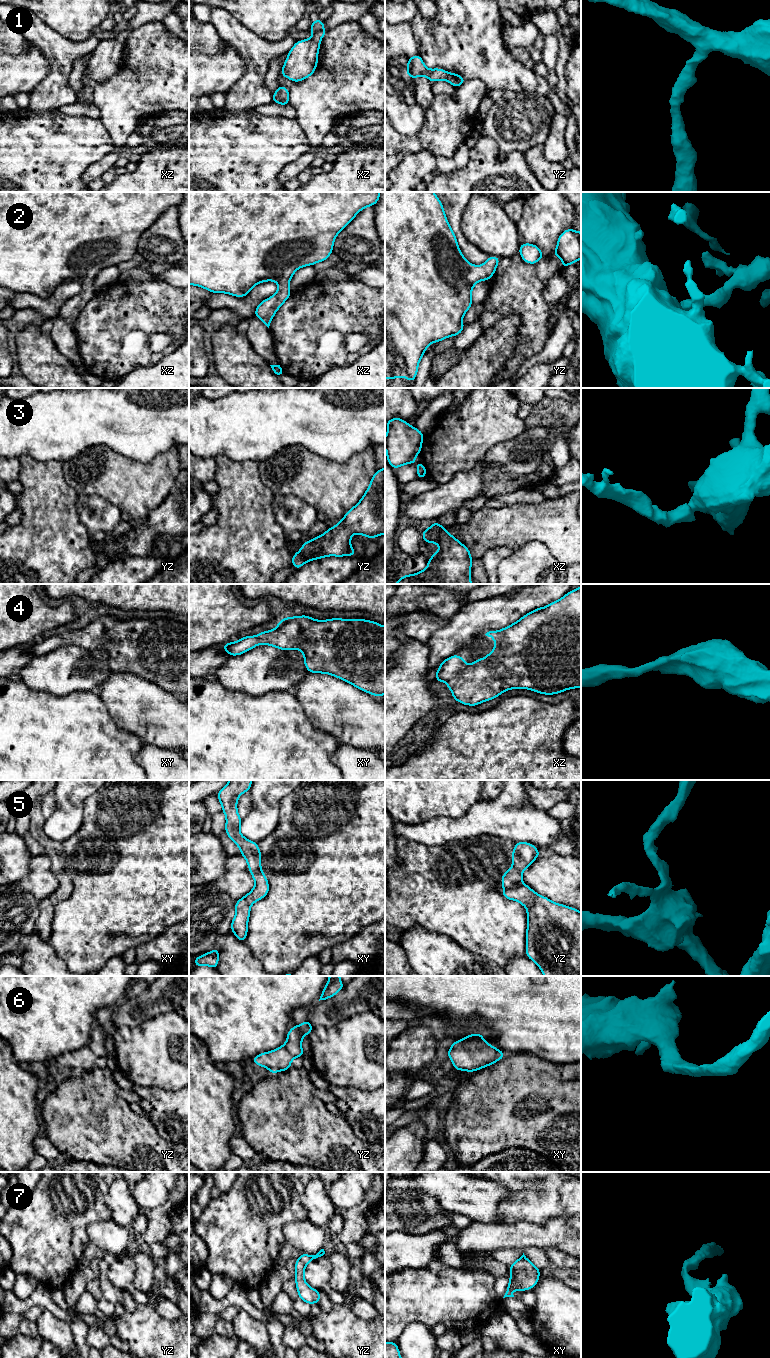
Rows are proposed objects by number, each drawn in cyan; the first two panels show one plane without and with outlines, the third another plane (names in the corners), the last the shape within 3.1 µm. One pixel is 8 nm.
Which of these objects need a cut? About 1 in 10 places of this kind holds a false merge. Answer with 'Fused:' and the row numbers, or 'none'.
Fused: none

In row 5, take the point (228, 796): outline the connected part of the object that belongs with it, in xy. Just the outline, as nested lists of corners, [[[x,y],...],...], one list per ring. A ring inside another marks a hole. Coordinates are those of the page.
[[[230,780],[218,793],[222,812],[226,816],[225,831],[227,836],[240,848],[246,859],[250,873],[255,881],[254,888],[235,902],[235,917],[231,922],[231,931],[236,938],[245,943],[248,932],[248,920],[251,905],[266,897],[269,892],[268,880],[261,870],[261,852],[258,843],[252,842],[240,833],[242,818],[237,811],[237,801],[241,794],[250,790],[253,780]]]

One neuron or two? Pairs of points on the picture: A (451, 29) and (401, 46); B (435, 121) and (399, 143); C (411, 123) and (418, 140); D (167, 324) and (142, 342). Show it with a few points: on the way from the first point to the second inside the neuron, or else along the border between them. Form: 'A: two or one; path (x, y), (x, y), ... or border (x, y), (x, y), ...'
A: two; border (409, 23), (419, 53)
B: one; path (428, 130), (415, 143), (408, 143)
C: two; border (425, 112), (416, 133), (395, 129)
D: one; path (160, 324), (155, 324), (144, 335)

